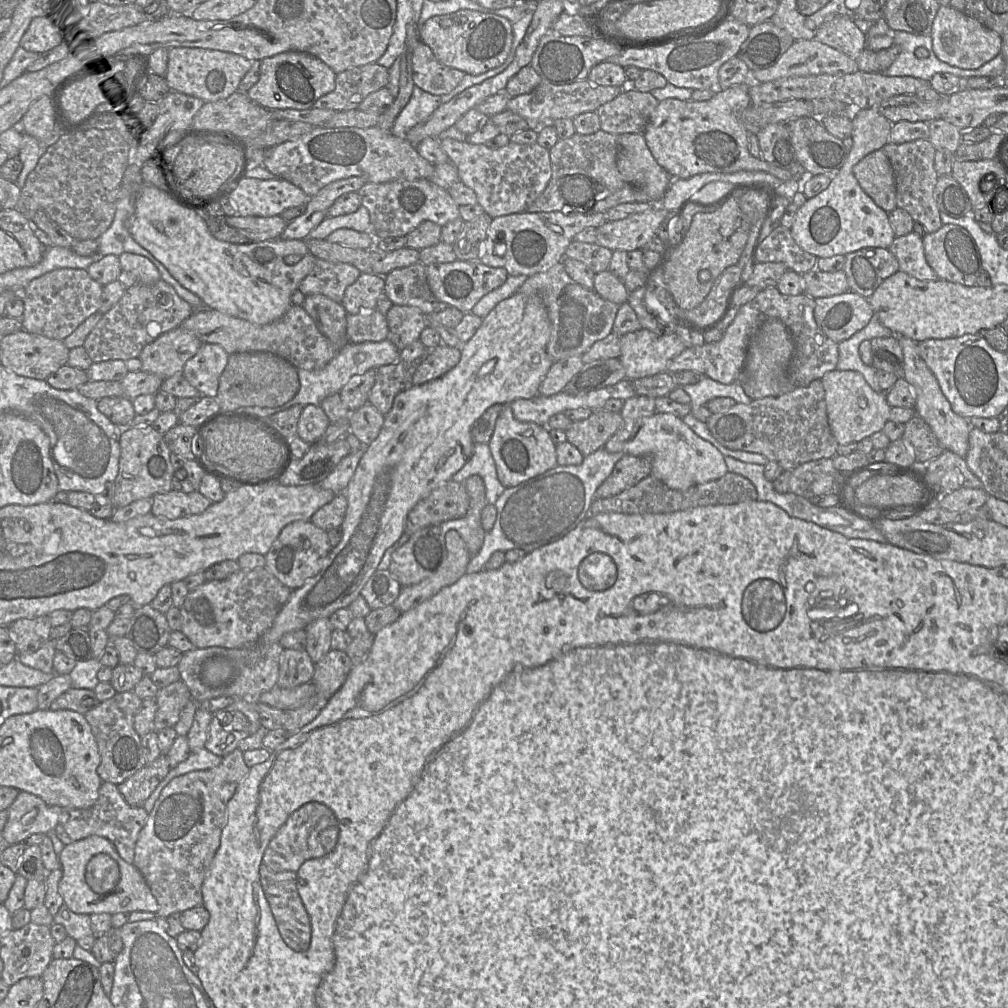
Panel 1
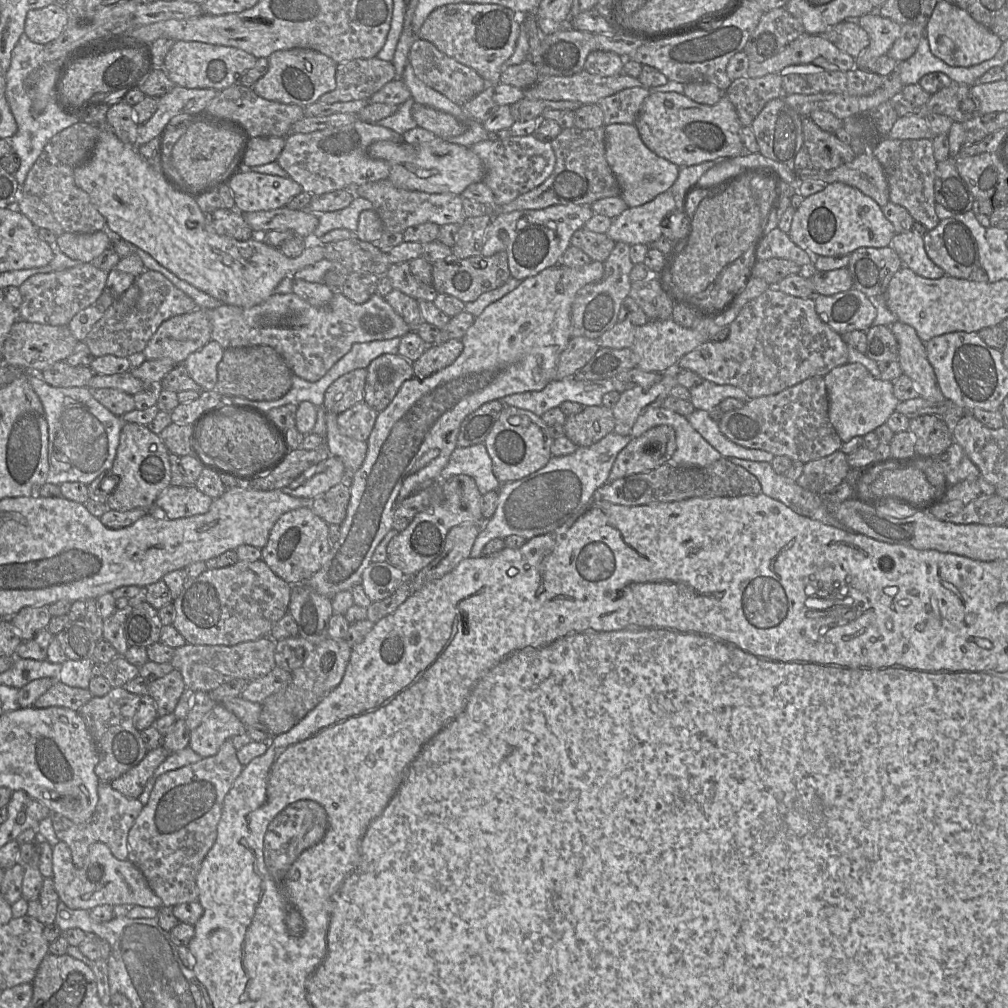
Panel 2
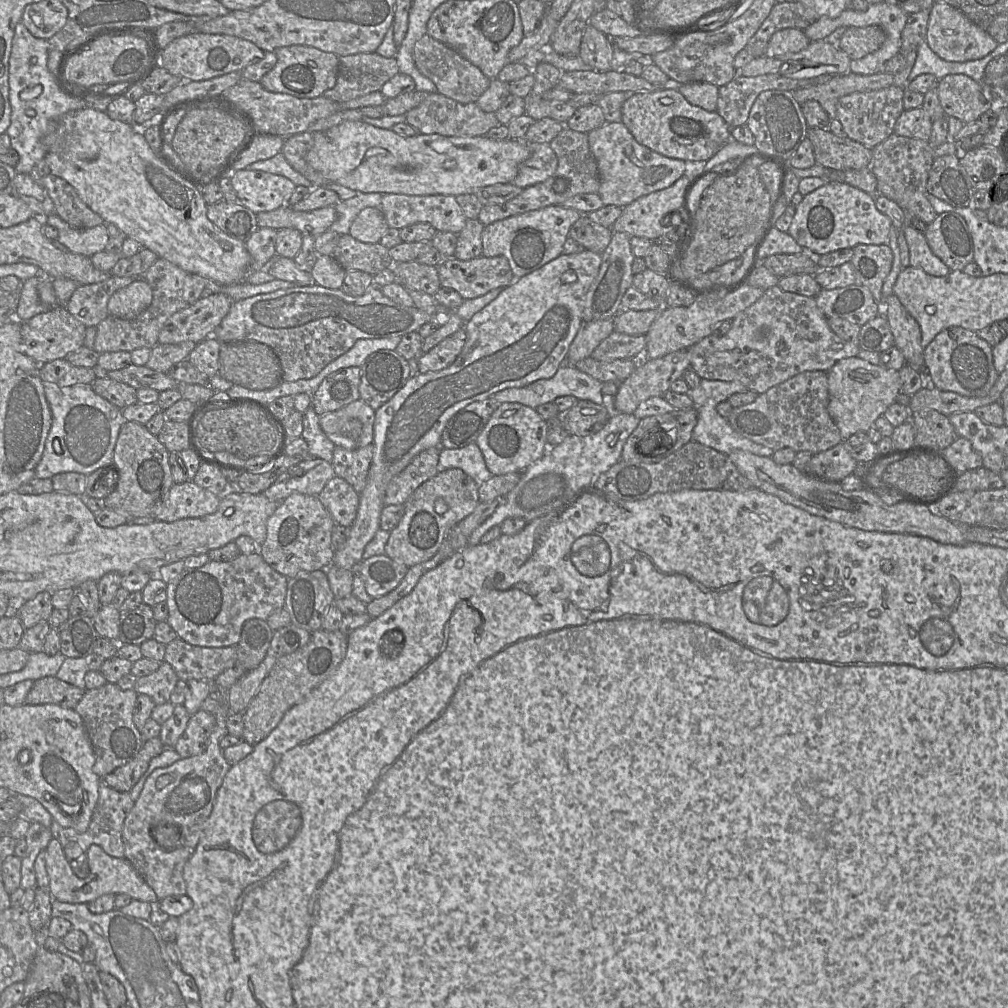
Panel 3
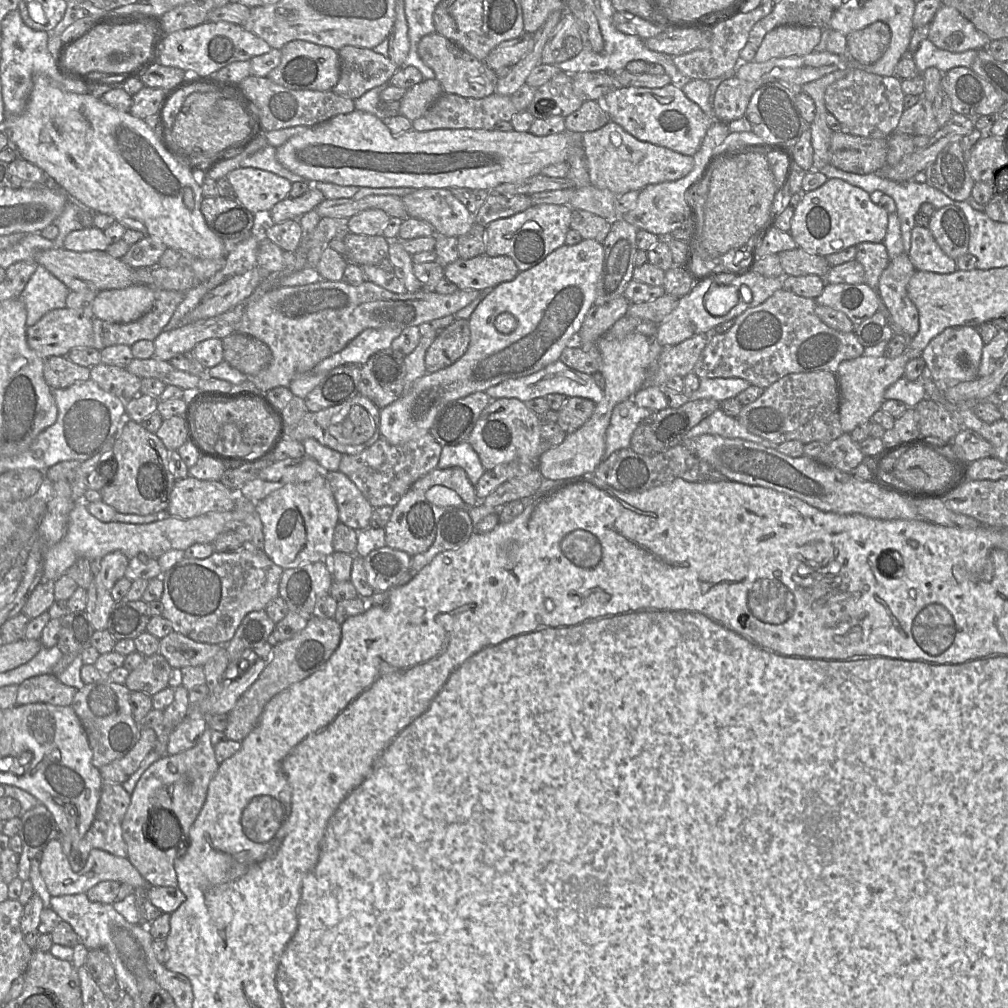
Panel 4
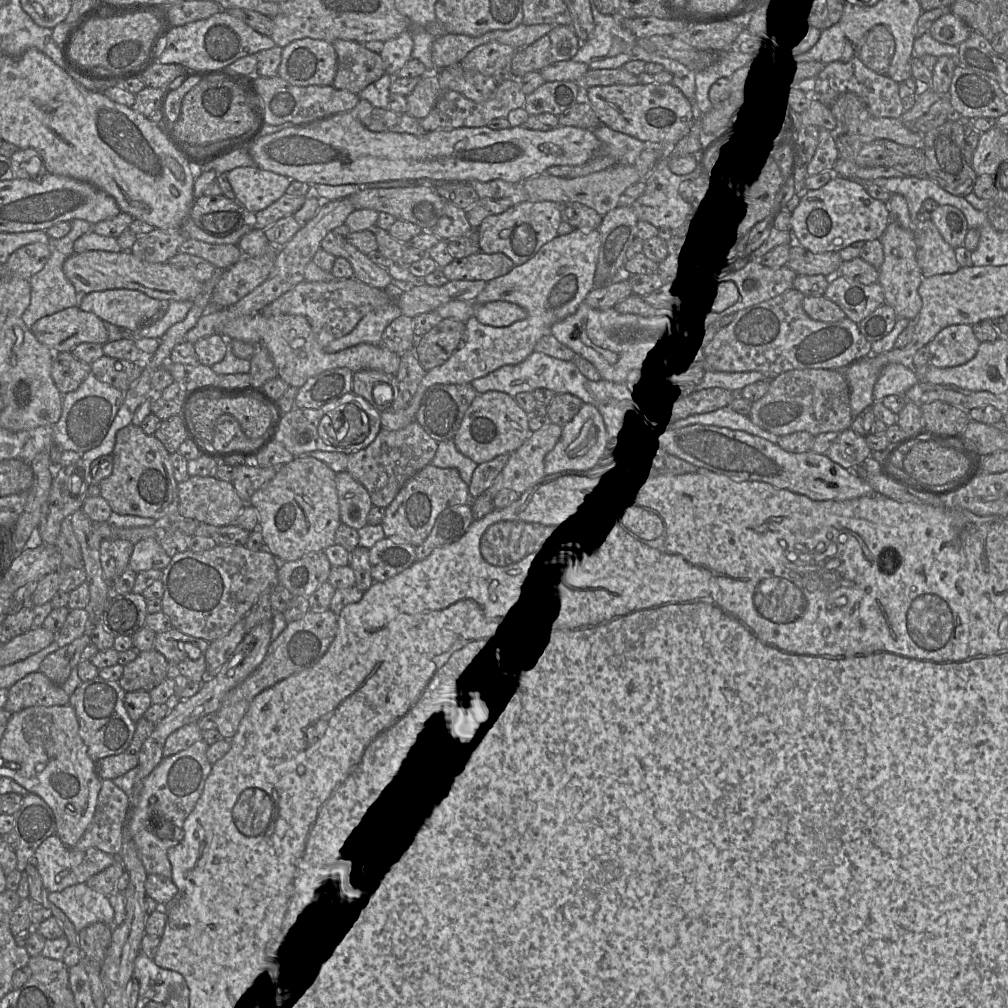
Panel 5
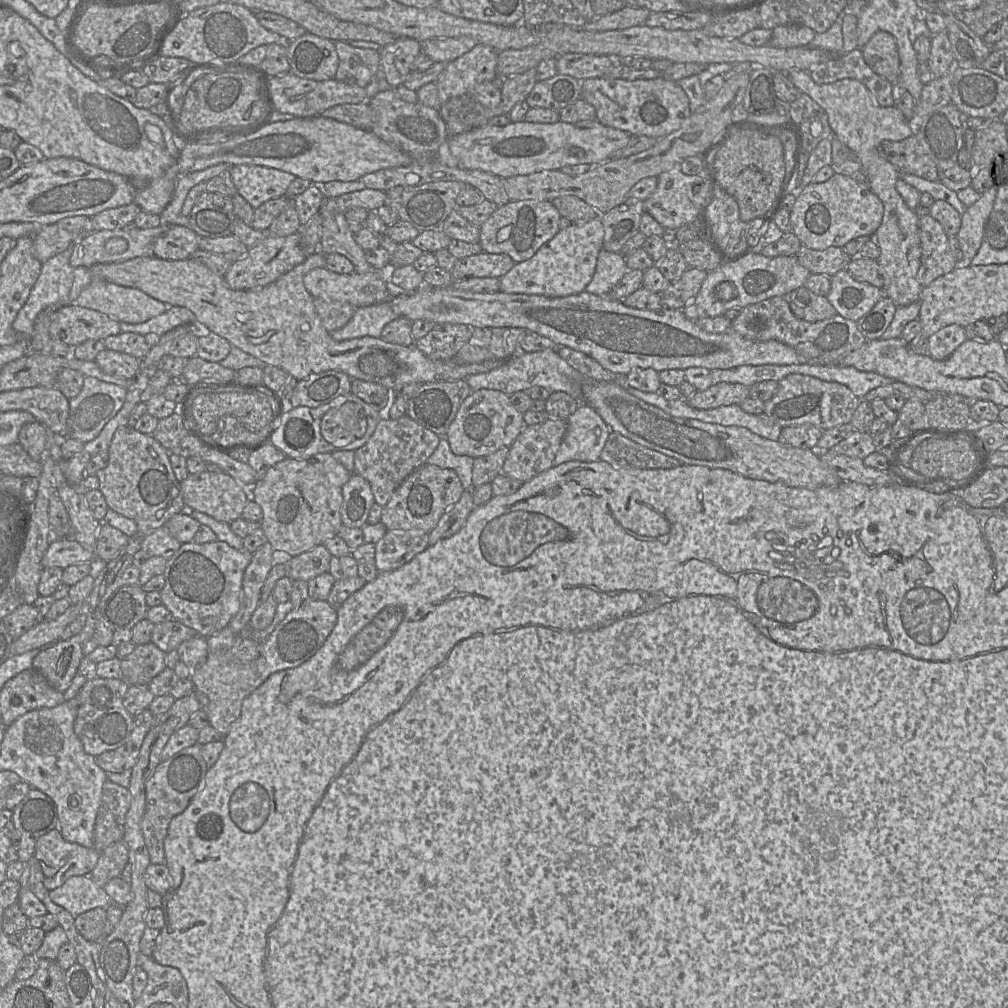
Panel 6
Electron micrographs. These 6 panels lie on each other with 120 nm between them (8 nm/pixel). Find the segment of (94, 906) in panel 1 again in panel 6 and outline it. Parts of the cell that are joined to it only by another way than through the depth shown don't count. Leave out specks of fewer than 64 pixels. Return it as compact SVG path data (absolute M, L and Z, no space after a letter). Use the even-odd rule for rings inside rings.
M58 828L38 838L34 853L41 868L42 882L49 891L73 876L90 876L99 855L95 848L66 841Z

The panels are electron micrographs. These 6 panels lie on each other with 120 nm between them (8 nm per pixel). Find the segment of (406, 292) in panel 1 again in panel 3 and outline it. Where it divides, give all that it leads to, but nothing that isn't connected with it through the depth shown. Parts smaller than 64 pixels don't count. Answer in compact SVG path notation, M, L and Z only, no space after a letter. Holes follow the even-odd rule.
M416 260L403 263L394 263L393 271L396 281L406 290L417 290L434 296L441 287L438 269L417 262Z

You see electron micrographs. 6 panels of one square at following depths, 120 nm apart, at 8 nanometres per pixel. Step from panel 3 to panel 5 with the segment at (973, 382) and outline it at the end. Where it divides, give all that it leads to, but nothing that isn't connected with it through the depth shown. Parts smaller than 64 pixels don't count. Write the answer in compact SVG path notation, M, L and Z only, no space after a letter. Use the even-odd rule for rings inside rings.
M972 325L947 326L927 344L929 364L938 368L965 364L976 355L979 344Z

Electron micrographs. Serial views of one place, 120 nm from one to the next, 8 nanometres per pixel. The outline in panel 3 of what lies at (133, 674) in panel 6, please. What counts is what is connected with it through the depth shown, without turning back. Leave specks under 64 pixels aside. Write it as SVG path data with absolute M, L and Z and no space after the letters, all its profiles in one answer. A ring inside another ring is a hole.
M162 661L155 672L137 678L134 691L138 694L148 695L156 705L160 705L170 701L178 680L172 666L166 661Z

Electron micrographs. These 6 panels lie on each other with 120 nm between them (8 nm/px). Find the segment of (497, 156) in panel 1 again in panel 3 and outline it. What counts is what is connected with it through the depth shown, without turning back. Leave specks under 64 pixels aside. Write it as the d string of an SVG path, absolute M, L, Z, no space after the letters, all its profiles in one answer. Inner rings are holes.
M528 142L531 155L518 168L518 173L511 183L525 189L542 183L551 177L558 166L558 159L550 143Z

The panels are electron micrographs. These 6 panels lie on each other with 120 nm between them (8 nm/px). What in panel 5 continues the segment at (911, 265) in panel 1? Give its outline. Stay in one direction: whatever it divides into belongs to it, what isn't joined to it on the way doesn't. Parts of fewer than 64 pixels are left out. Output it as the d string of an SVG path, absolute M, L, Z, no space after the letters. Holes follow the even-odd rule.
M932 220L915 222L916 259L922 277L954 273L960 269L954 248L948 244Z

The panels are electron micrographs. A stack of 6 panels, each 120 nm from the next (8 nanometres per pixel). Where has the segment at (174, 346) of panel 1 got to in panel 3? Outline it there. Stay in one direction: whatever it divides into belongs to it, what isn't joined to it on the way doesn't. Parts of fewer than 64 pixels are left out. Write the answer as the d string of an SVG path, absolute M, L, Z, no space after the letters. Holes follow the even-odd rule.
M223 293L201 297L192 305L169 317L160 330L158 343L177 344L186 341L200 343L213 335L233 302L232 298Z

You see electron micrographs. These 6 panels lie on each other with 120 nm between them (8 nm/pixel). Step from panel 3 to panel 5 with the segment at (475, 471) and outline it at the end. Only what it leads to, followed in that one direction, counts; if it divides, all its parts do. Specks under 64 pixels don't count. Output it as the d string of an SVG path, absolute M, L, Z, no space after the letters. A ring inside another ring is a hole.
M453 440L438 443L438 449L431 464L439 468L457 469L460 477L468 486L471 483L473 472L478 466L476 462L463 455L457 449Z

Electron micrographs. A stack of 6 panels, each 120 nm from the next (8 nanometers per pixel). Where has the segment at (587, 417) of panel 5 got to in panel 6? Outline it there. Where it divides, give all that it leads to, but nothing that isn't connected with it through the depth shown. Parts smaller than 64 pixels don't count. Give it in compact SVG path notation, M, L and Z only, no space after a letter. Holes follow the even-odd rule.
M580 404L567 419L565 436L553 460L553 466L569 461L595 462L610 434L602 417L588 404Z

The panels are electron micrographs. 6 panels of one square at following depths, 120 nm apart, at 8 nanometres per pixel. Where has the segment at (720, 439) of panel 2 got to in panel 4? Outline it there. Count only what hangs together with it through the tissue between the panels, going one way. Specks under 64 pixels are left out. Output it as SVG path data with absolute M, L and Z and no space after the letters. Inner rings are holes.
M721 408L715 410L687 432L686 438L694 438L703 434L719 435L725 438L740 438L775 449L779 445L749 432L737 418L726 415Z

